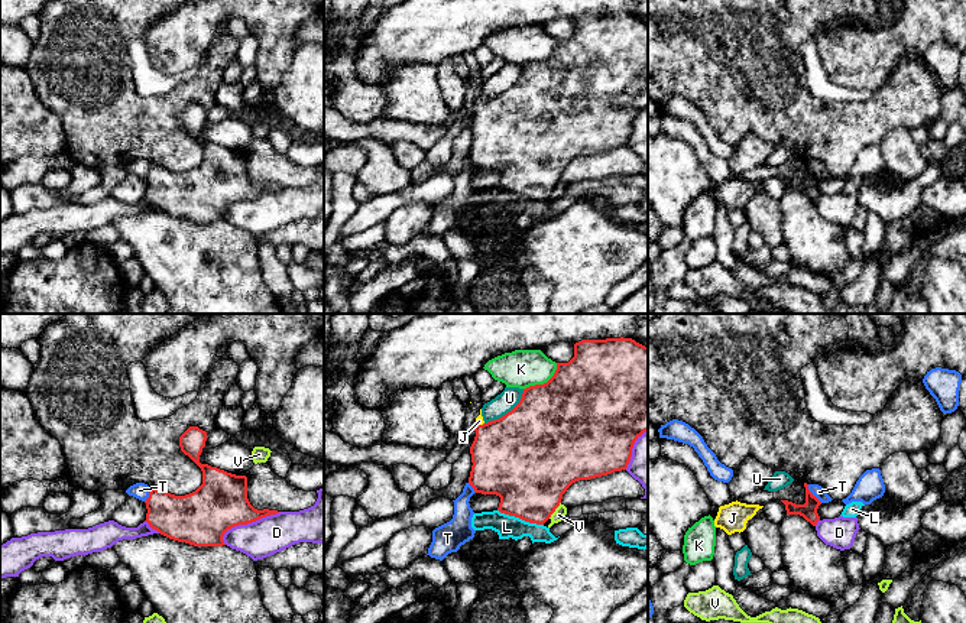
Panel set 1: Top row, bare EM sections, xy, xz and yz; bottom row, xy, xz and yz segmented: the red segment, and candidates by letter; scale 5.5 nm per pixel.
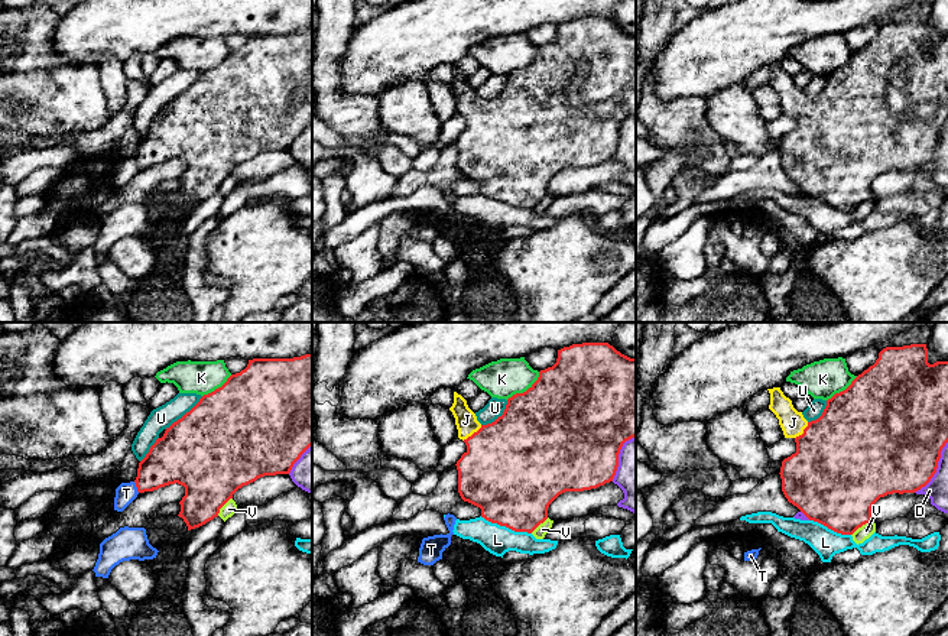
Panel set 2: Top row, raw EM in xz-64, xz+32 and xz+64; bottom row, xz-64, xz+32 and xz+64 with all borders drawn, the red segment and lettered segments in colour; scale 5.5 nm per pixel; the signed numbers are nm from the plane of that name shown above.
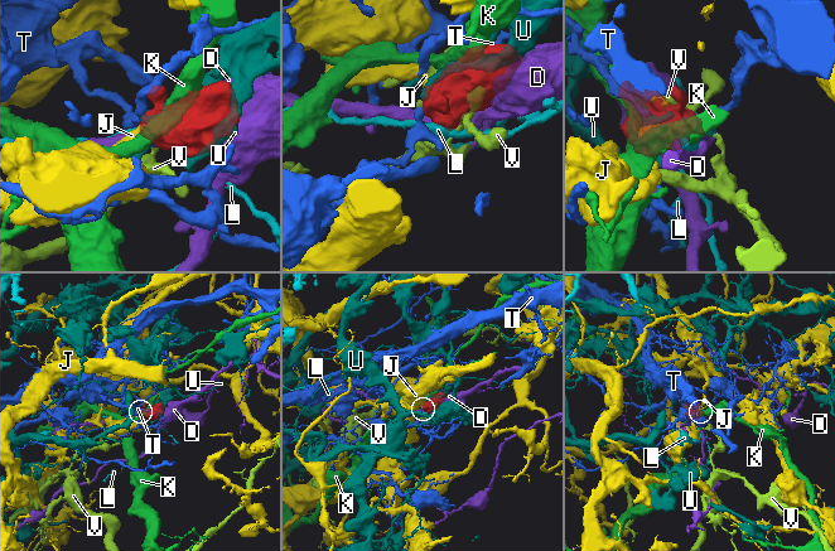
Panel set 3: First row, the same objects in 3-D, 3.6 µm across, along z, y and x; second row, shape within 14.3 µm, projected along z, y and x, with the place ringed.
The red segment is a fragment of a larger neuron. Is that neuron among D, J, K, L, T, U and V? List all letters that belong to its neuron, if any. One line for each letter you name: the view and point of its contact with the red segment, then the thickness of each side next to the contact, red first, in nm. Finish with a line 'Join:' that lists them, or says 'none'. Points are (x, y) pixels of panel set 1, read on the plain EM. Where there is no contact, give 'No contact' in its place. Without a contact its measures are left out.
J: Touches red at xz (479, 101). Thickness 440 nm (red) against 50 nm
Join: J

